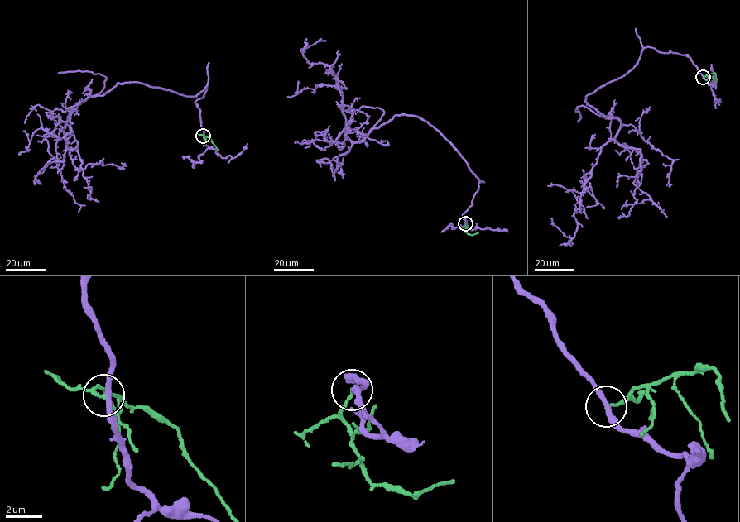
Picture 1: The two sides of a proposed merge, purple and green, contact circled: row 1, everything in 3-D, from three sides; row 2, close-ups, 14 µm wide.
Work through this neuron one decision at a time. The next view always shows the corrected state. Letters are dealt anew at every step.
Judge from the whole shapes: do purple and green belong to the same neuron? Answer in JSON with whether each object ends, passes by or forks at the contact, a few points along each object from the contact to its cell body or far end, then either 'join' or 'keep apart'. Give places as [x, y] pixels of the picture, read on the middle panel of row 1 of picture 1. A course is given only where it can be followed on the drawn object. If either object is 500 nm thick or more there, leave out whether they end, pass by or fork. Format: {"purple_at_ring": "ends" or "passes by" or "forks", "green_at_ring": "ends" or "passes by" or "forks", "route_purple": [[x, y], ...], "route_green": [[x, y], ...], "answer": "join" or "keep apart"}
{"purple_at_ring": "passes by", "green_at_ring": "ends", "route_purple": [[466, 223], [479, 182], [426, 122], [395, 115], [359, 142], [345, 134], [333, 72], [302, 51], [325, 40]], "route_green": [[465, 223], [468, 233], [478, 232]], "answer": "keep apart"}

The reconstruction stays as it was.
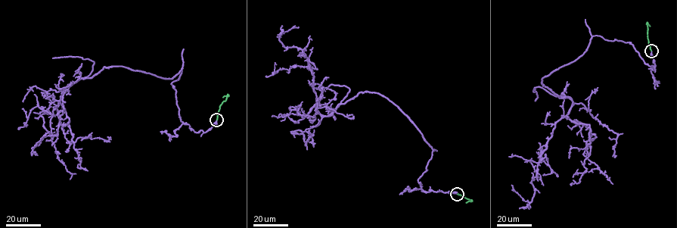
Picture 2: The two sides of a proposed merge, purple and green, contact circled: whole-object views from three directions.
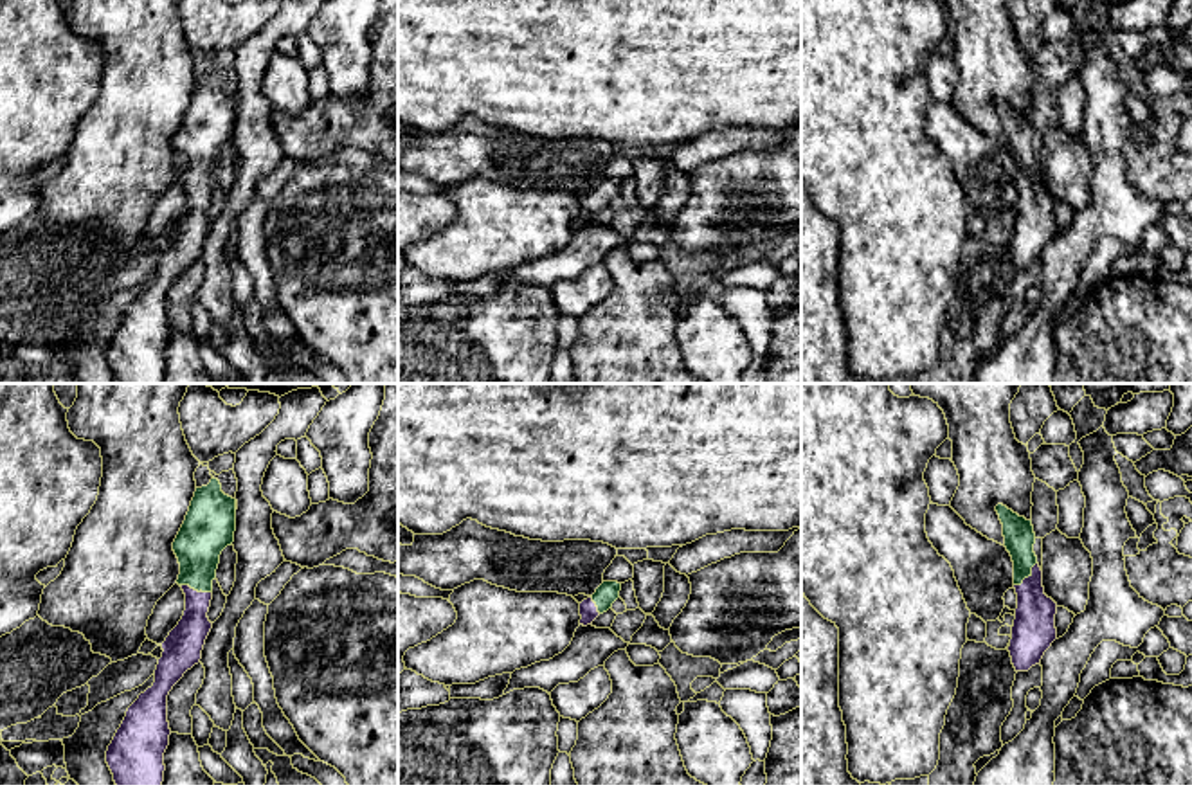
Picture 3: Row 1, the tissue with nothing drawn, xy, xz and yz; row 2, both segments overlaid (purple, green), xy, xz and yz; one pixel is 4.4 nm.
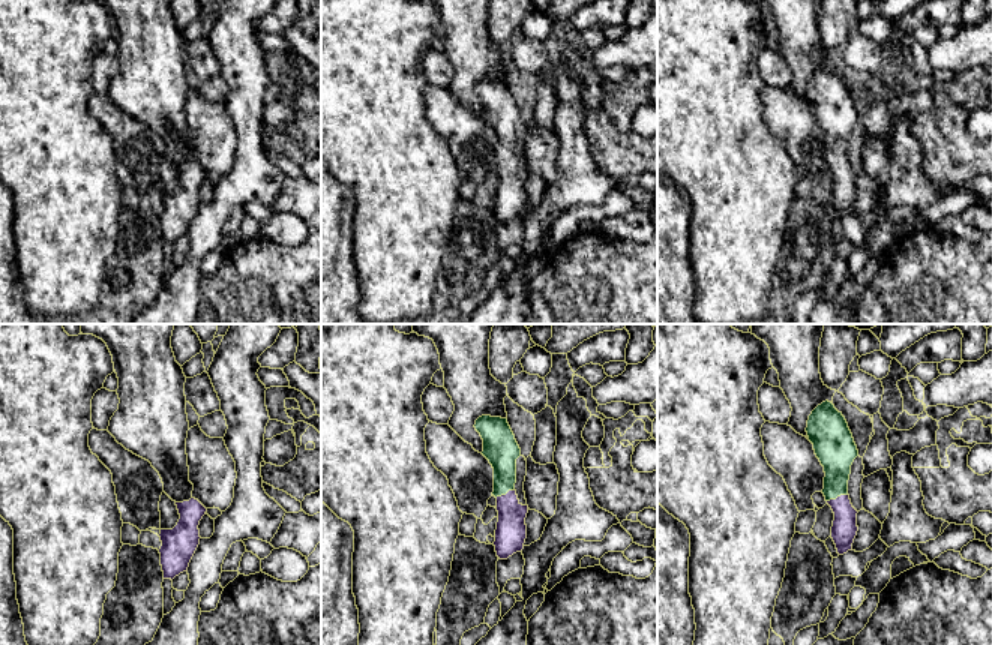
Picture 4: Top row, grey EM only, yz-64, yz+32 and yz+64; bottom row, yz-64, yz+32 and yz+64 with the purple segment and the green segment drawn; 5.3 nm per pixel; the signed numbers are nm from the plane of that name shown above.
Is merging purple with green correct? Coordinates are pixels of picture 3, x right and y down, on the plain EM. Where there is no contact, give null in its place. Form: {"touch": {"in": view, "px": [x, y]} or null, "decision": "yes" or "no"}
{"touch": {"in": "xy", "px": [197, 188]}, "decision": "yes"}

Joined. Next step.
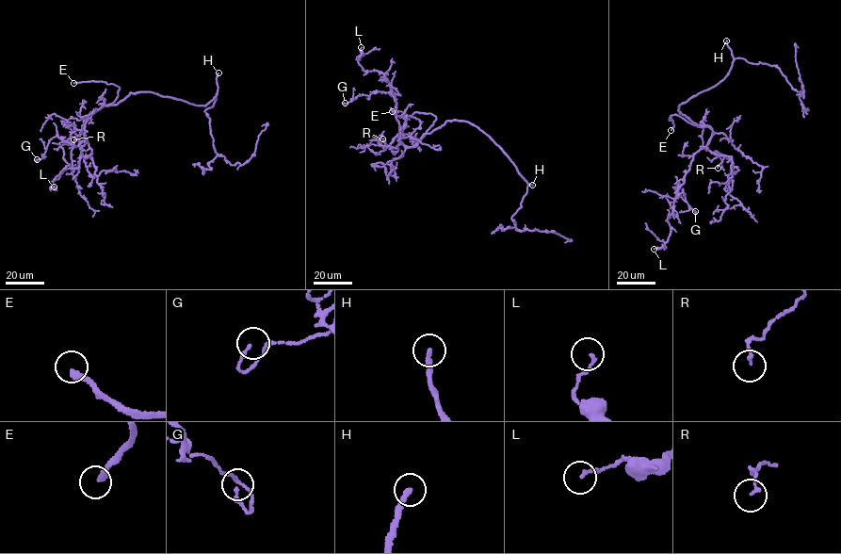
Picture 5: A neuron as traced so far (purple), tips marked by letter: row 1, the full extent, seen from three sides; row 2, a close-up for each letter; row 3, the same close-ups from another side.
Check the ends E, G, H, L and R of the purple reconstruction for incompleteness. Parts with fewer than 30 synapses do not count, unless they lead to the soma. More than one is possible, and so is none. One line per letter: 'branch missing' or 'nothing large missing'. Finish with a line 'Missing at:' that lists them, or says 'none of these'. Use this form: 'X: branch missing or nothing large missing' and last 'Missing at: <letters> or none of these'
E: branch missing
G: nothing large missing
H: branch missing
L: nothing large missing
R: nothing large missing
Missing at: E, H

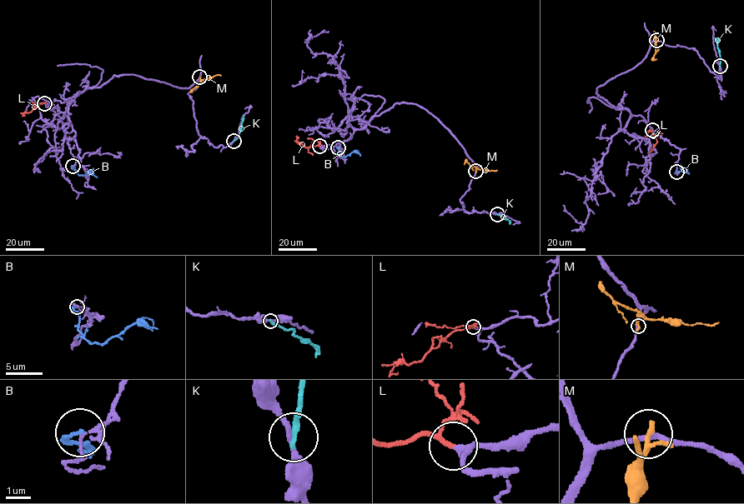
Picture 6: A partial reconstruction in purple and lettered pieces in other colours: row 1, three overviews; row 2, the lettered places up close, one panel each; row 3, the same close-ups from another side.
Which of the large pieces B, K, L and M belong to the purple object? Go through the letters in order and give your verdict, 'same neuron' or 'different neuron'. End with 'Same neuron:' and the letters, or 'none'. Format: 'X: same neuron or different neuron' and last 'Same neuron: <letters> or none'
B: different neuron
K: different neuron
L: same neuron
M: different neuron
Same neuron: L

